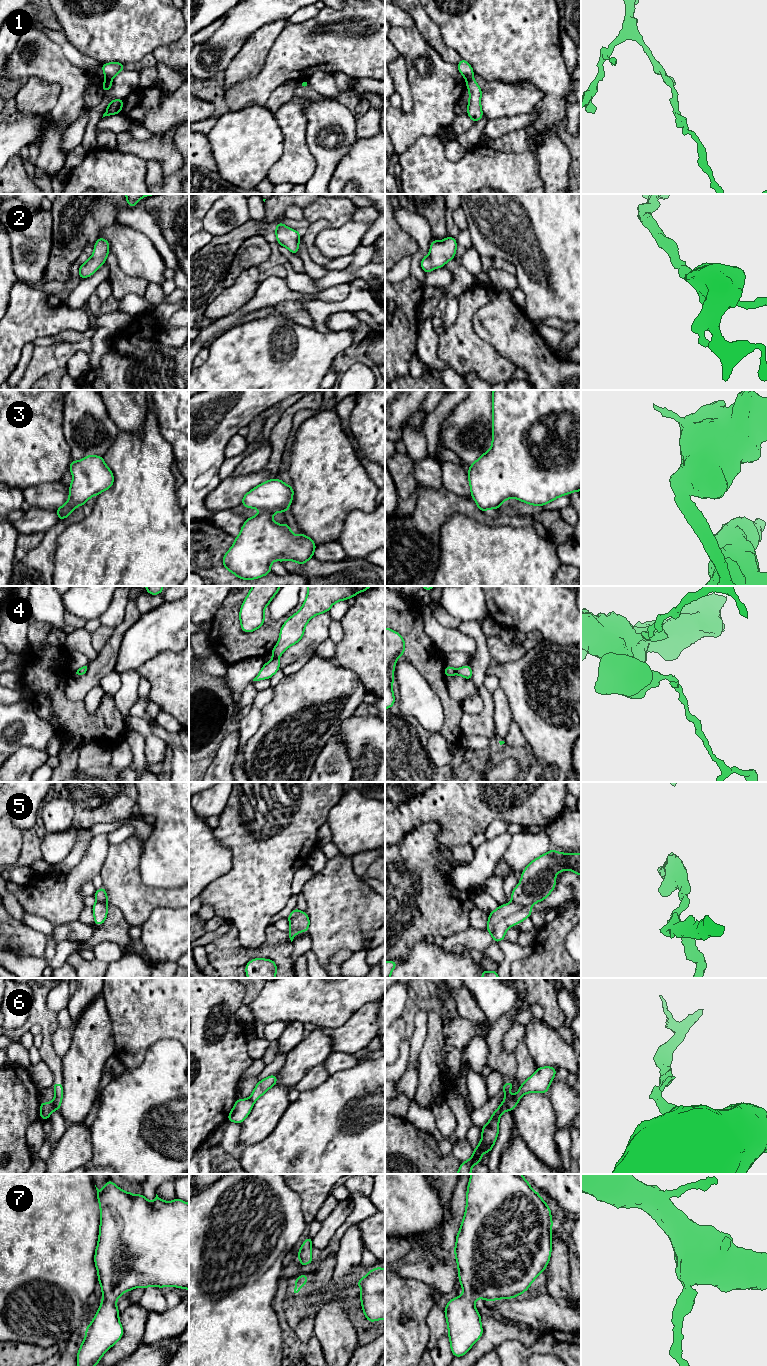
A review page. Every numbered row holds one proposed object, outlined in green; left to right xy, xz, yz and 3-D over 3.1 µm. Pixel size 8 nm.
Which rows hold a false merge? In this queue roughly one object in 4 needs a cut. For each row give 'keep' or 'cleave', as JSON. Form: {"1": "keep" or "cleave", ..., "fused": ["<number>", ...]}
{"1": "cleave", "2": "keep", "3": "keep", "4": "keep", "5": "cleave", "6": "cleave", "7": "keep", "fused": ["1", "5", "6"]}

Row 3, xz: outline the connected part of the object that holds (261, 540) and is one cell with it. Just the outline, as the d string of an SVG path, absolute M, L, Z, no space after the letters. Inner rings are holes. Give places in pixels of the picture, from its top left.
M270 479L243 496L241 502L243 506L260 509L261 512L245 521L239 536L234 538L233 546L223 556L222 564L228 571L240 579L252 580L271 573L271 564L274 560L282 563L290 560L302 565L313 557L317 545L311 538L301 532L296 536L291 532L287 522L281 526L272 520L274 513L284 513L289 510L293 494L292 486L280 479Z

